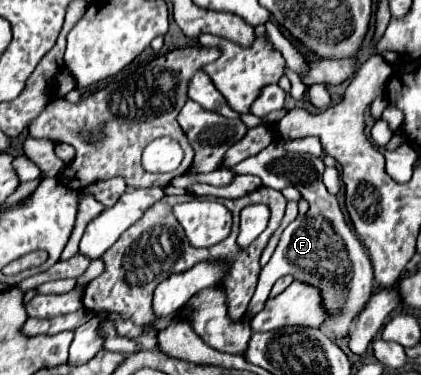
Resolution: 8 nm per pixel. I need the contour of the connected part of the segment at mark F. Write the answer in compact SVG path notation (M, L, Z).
M282 140L276 144L264 148L260 154L246 158L244 162L236 164L232 170L238 174L254 174L262 178L262 184L268 188L276 188L278 180L292 180L292 184L300 190L302 198L308 200L310 210L306 216L298 216L284 232L282 238L268 262L268 266L262 268L260 280L256 286L256 292L250 302L250 314L258 314L268 296L270 296L270 270L280 270L282 276L290 274L296 280L308 282L312 286L318 286L324 292L324 306L330 310L332 318L320 328L324 334L328 334L332 340L340 340L350 332L352 320L360 314L364 304L370 298L372 282L374 282L374 272L370 258L366 250L362 248L356 232L348 226L338 200L328 194L324 182L322 182L322 172L324 172L324 162L316 156L310 154L296 154L296 152L284 152Z

